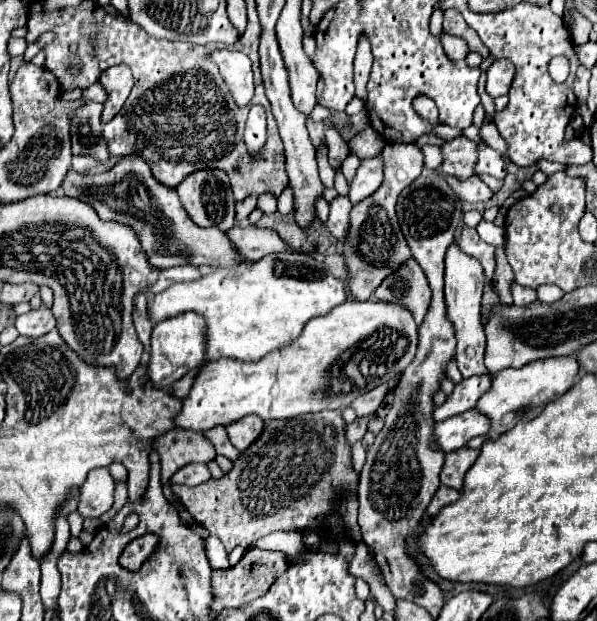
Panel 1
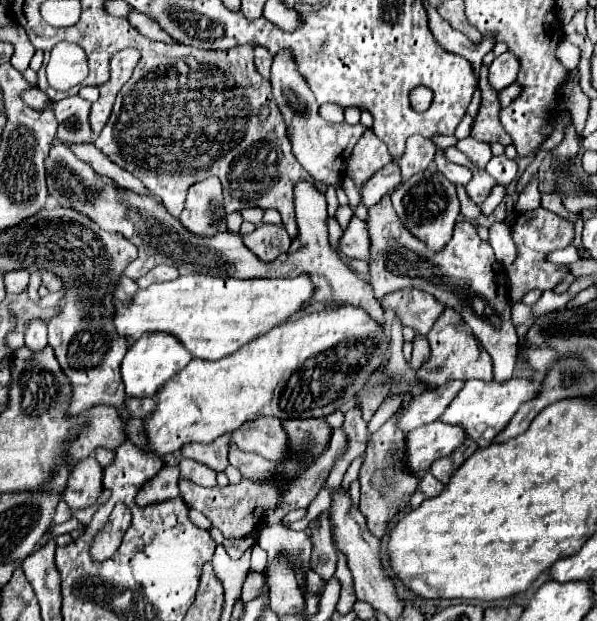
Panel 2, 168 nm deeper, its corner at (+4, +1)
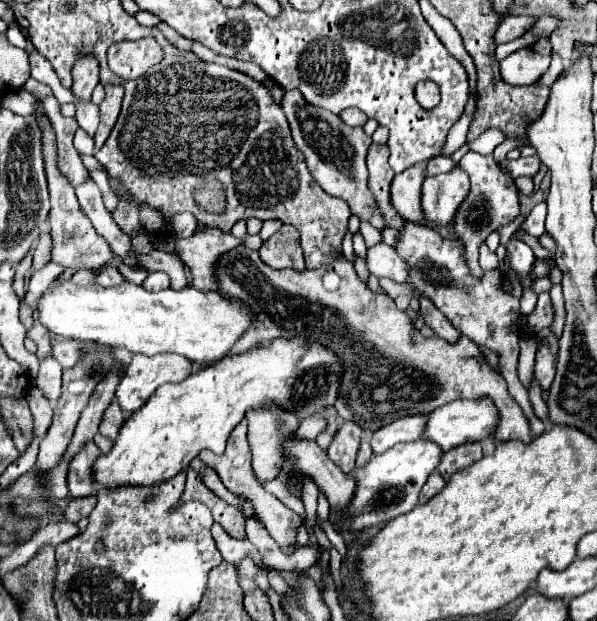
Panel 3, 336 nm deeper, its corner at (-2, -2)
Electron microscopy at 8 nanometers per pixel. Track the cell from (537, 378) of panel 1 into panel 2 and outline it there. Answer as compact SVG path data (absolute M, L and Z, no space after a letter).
M512 377L510 381L466 381L464 389L454 397L454 401L448 405L448 409L444 411L444 415L440 417L444 423L452 423L452 425L462 425L468 433L470 439L474 441L486 441L492 443L492 437L498 435L508 421L516 415L516 411L532 401L534 397L538 397L542 389L542 381L538 379L522 379L522 377Z

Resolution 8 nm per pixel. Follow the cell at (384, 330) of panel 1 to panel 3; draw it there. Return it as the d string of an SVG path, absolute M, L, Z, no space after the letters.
M302 338L294 340L274 340L268 346L256 346L250 348L244 354L224 358L212 366L200 368L192 372L186 380L180 384L162 384L150 398L140 412L130 414L108 454L100 454L96 462L92 464L92 476L94 482L102 488L122 488L122 486L152 486L160 484L164 480L170 480L200 454L200 450L208 448L214 454L224 452L226 440L234 426L244 418L246 410L258 408L258 406L270 406L278 404L280 408L294 412L298 418L308 418L314 414L320 414L324 410L330 410L336 402L338 386L340 386L340 372L342 362L336 358L336 354L328 352L320 344L308 344L302 348L302 342L308 344Z

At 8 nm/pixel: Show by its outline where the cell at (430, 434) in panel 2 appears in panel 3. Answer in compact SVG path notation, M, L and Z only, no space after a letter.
M418 438L416 442L396 444L388 452L374 454L364 468L354 468L350 476L356 482L356 492L346 506L330 508L328 520L332 522L338 534L342 532L360 532L364 528L388 522L400 514L410 512L418 504L420 488L426 478L434 472L442 458L442 450L434 442Z

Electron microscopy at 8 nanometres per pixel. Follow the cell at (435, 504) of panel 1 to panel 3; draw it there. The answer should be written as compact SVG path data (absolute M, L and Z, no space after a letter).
M434 470L434 472L428 476L426 484L422 486L422 492L420 492L420 504L428 502L432 496L436 496L444 486L446 486L444 478L440 476L440 472L436 472L436 470Z

